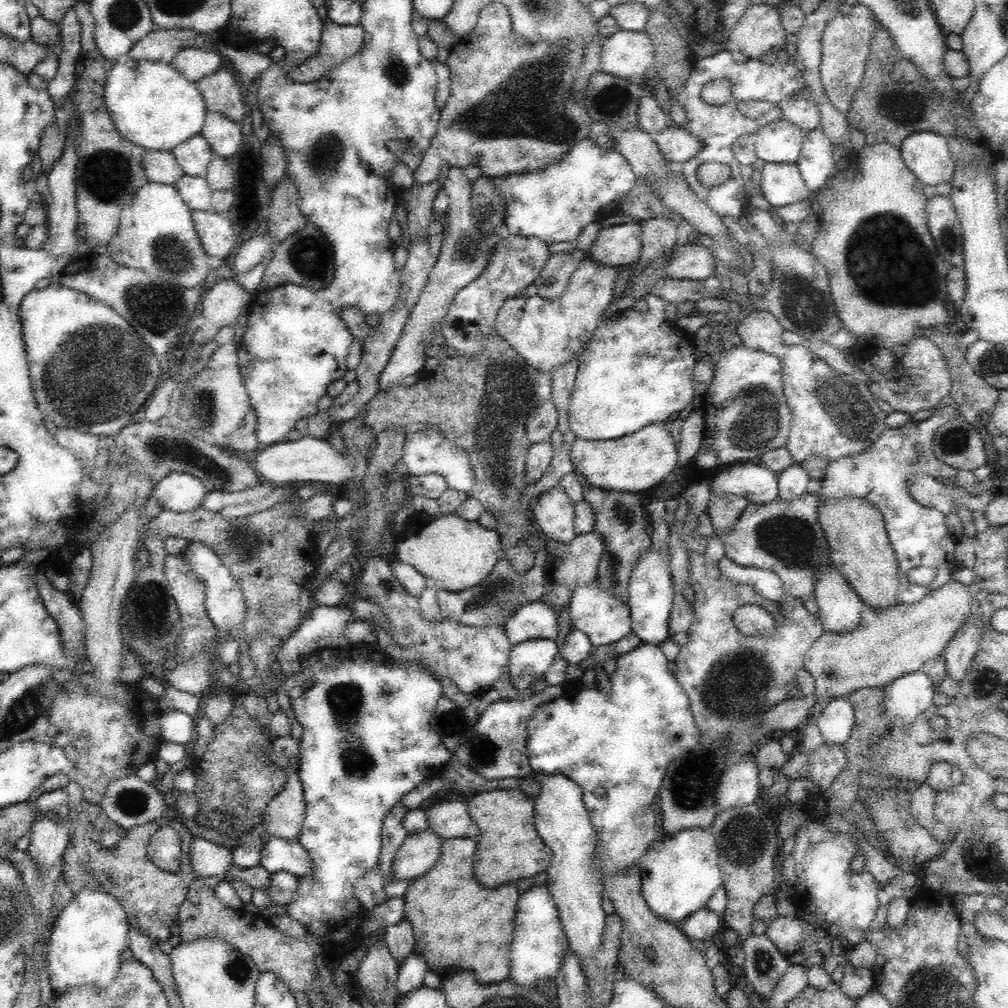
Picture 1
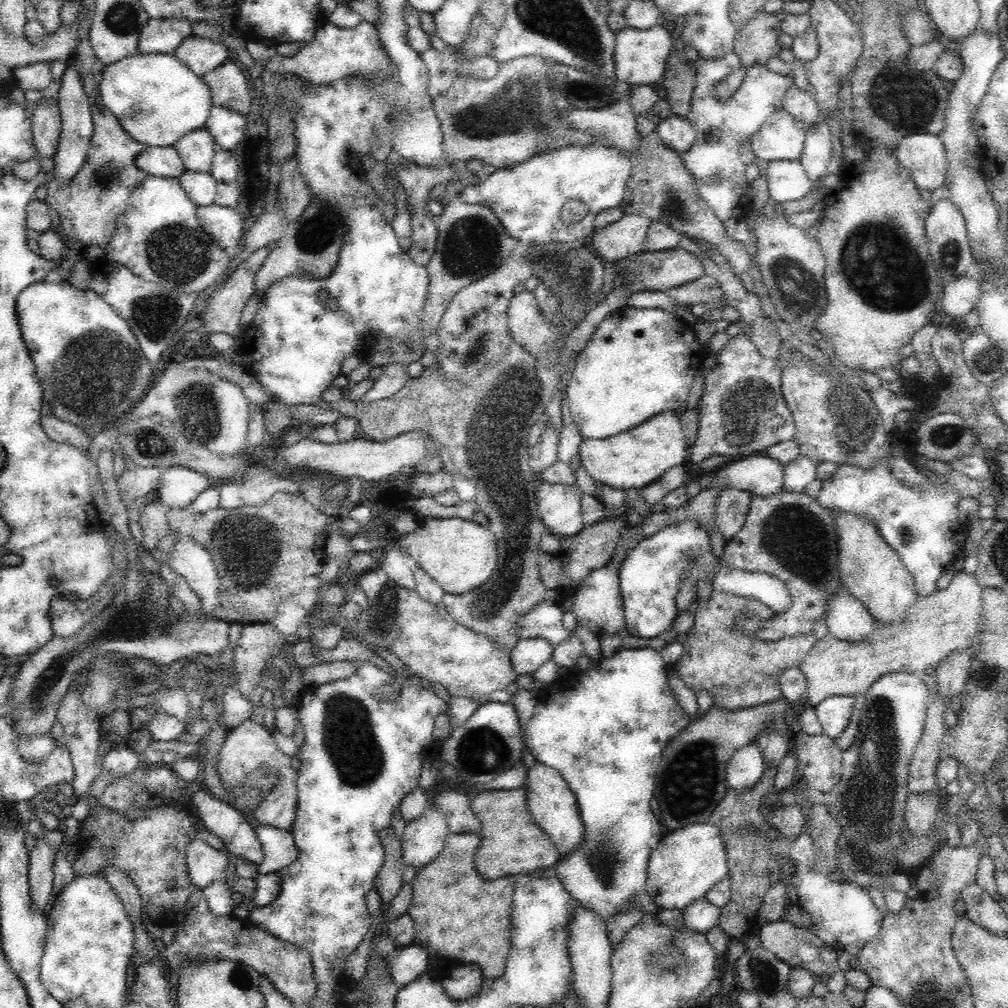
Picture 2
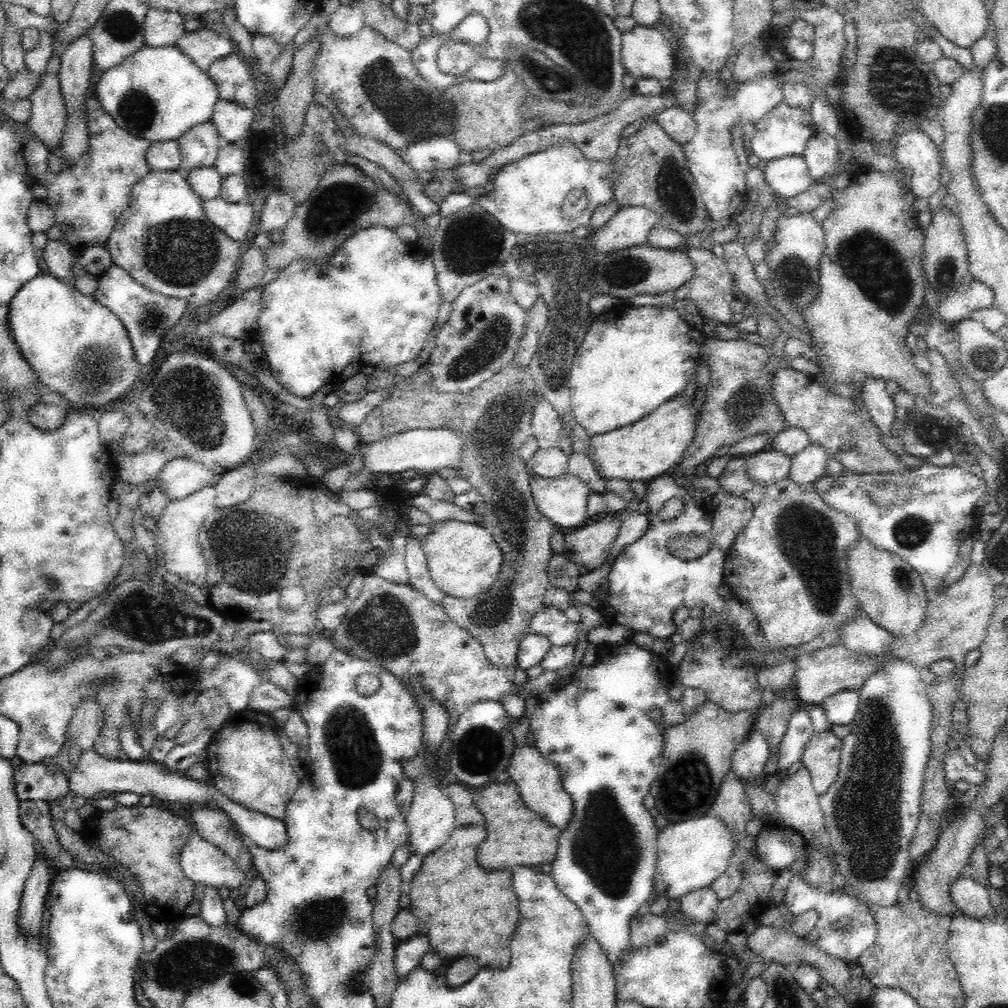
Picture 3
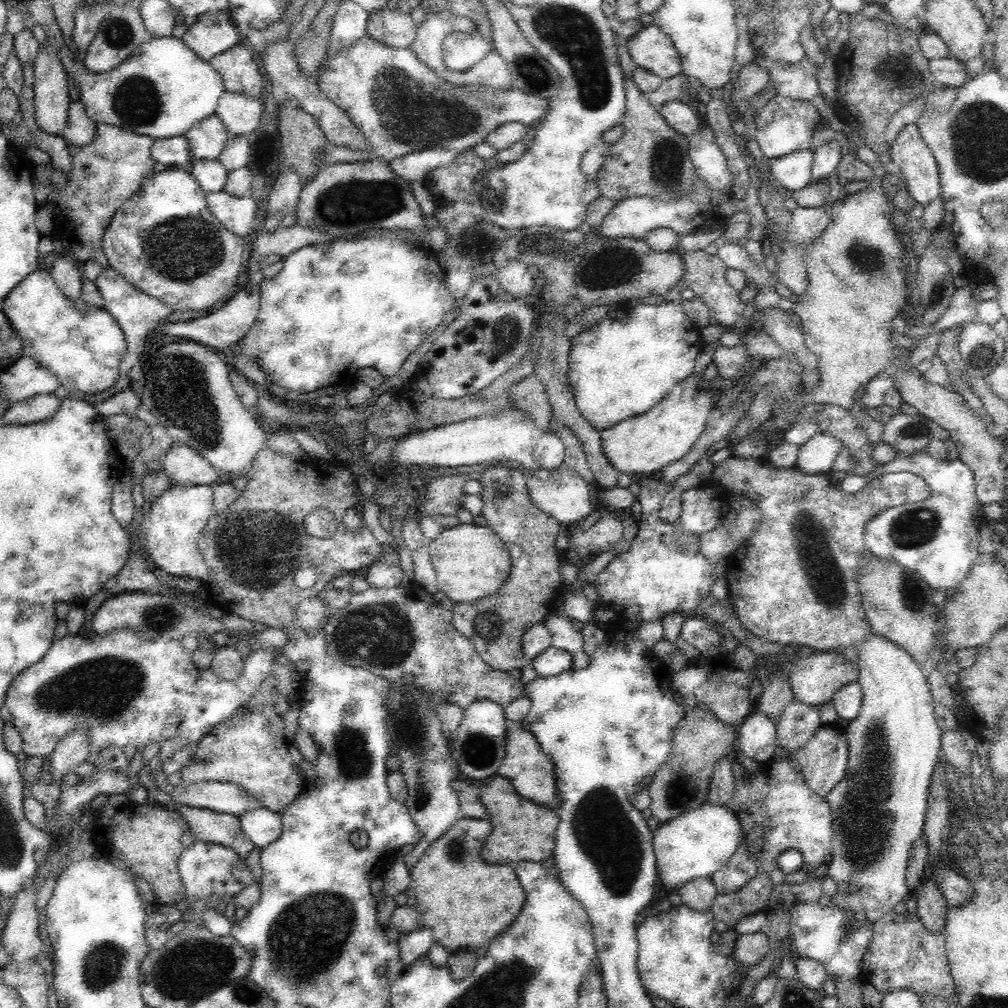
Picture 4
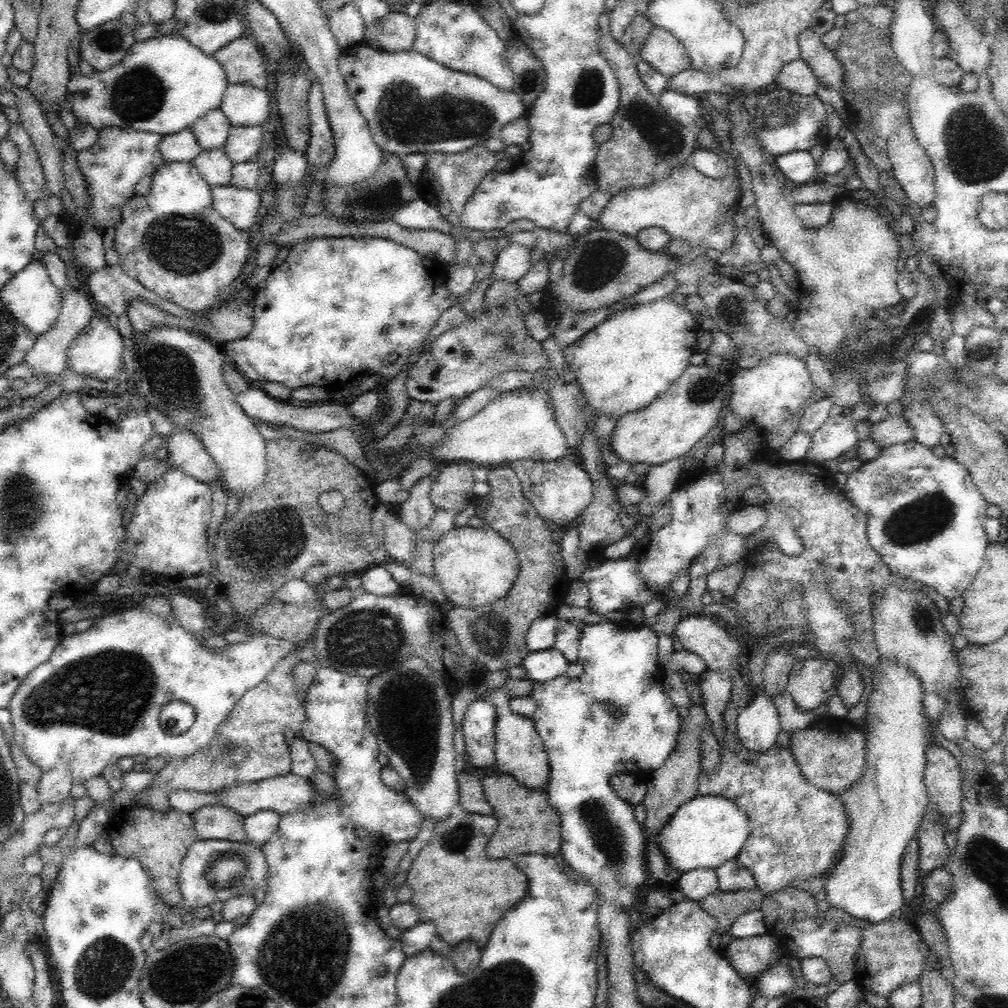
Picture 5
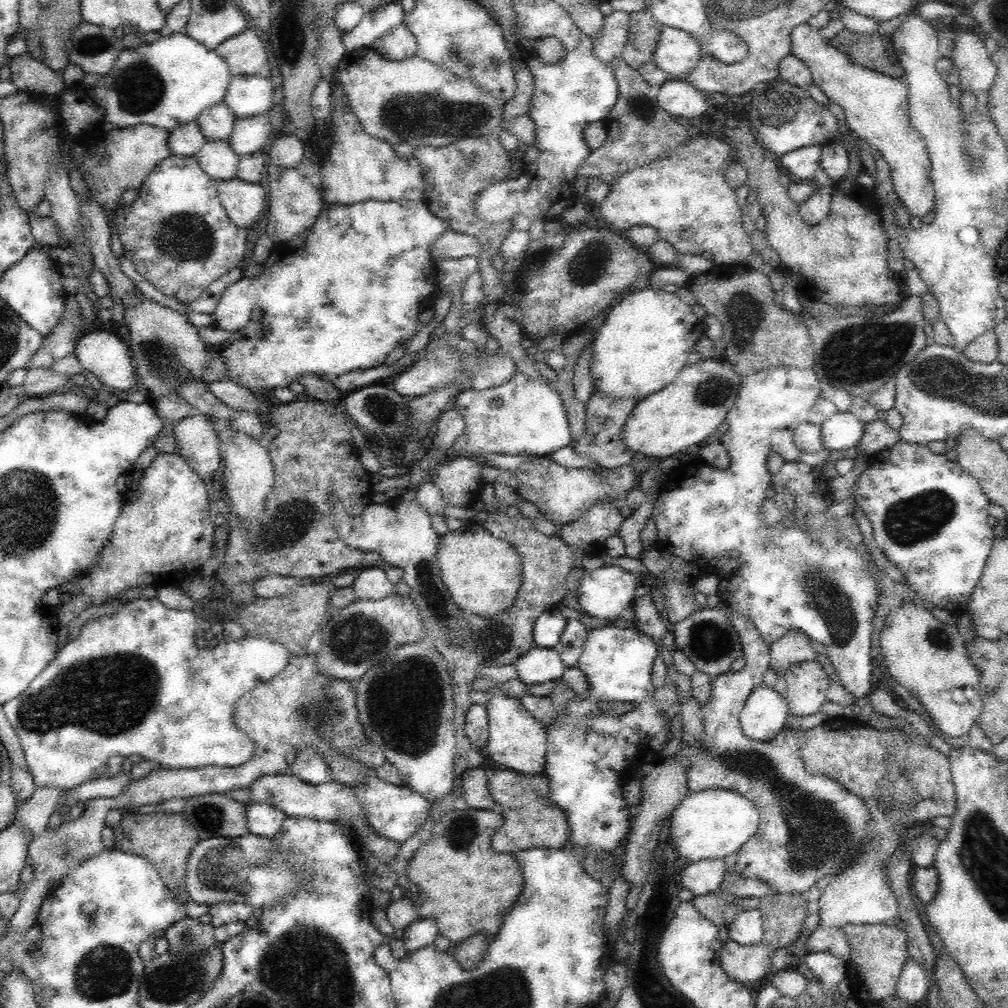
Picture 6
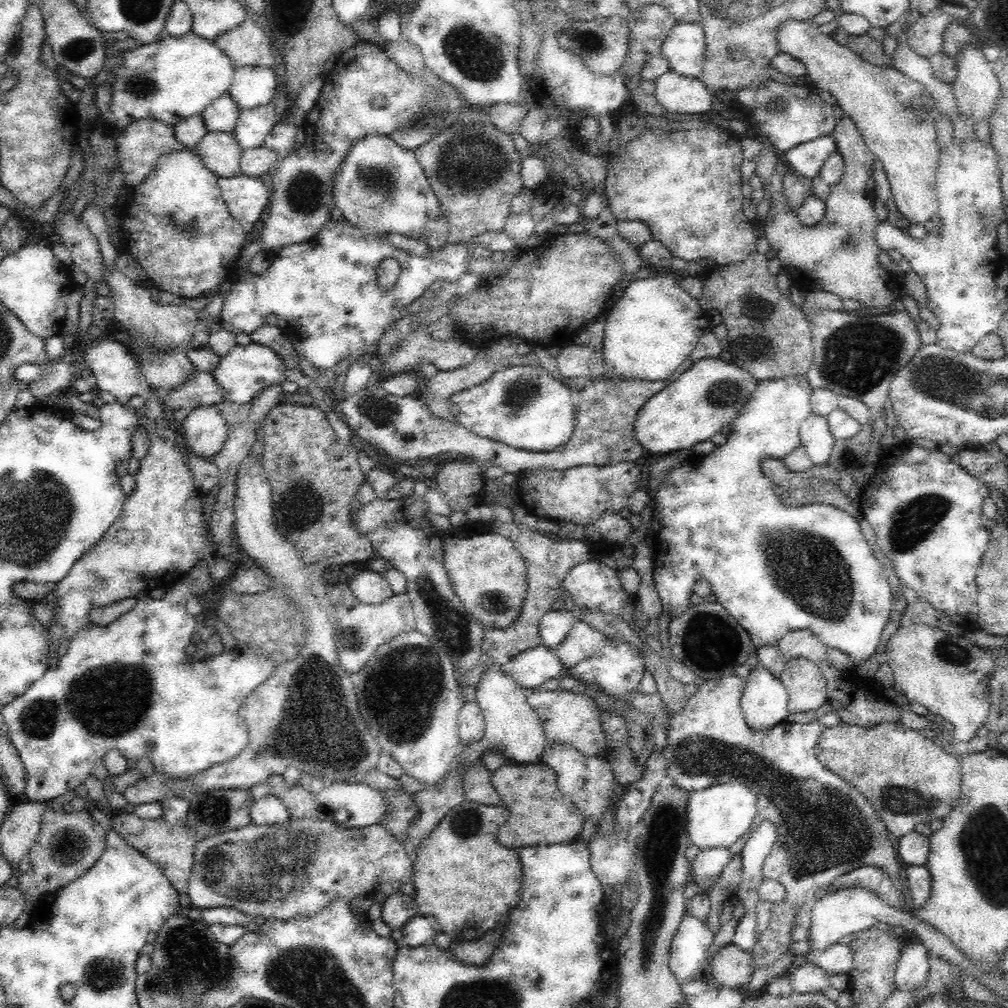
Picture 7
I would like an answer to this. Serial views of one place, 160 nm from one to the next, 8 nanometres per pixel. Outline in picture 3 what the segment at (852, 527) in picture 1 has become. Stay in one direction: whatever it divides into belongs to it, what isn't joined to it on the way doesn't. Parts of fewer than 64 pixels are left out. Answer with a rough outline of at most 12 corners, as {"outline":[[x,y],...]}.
{"outline":[[858,536],[847,552],[860,609],[892,636],[924,622],[922,577]]}

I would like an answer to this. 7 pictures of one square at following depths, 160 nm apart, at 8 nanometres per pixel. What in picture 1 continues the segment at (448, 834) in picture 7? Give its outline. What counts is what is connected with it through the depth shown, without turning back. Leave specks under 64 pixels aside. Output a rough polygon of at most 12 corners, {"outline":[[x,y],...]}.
{"outline":[[442,839],[402,897],[429,971],[510,978],[517,884],[484,888]]}

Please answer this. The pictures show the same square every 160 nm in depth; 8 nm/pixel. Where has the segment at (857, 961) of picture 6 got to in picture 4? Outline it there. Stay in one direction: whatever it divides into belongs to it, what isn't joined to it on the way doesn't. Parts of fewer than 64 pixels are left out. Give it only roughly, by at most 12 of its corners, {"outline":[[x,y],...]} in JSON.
{"outline":[[917,910],[872,923],[861,979],[957,1001],[946,937]]}

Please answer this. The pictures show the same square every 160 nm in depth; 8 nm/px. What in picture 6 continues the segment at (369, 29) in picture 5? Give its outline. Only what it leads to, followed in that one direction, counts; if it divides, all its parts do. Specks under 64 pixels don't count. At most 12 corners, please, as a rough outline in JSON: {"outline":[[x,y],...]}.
{"outline":[[400,23],[371,47],[388,60],[417,54],[416,37]]}

